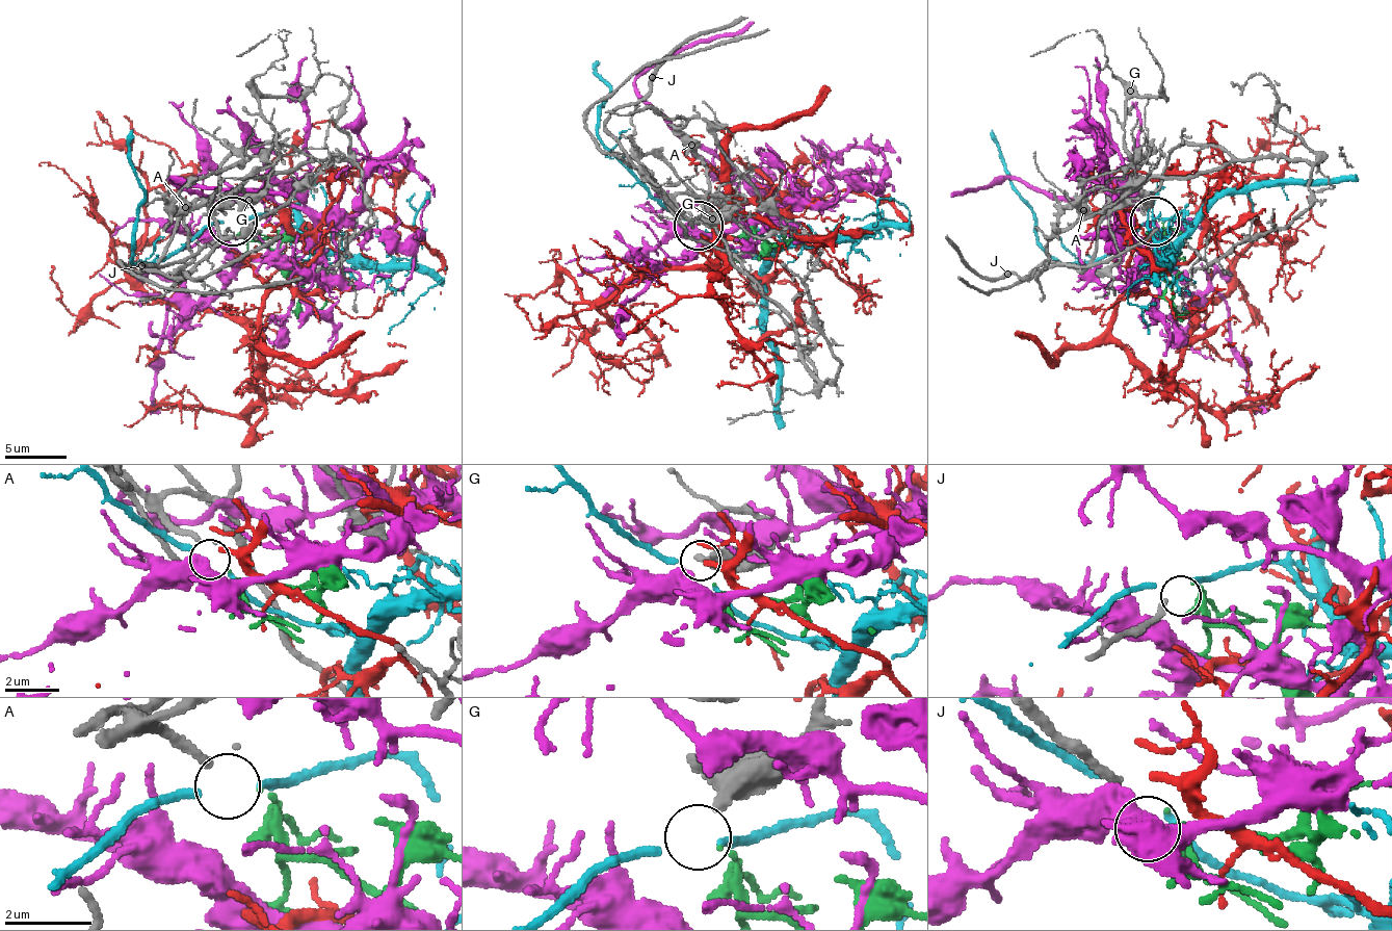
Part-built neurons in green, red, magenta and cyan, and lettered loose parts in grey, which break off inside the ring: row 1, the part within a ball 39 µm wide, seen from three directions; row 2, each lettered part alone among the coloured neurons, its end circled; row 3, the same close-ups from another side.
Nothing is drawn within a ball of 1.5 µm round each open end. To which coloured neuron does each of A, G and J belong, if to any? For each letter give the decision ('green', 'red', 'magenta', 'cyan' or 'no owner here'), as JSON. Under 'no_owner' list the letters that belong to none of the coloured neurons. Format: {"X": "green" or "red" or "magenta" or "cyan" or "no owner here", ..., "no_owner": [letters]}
{"A": "green", "G": "no owner here", "J": "no owner here", "no_owner": ["G", "J"]}

